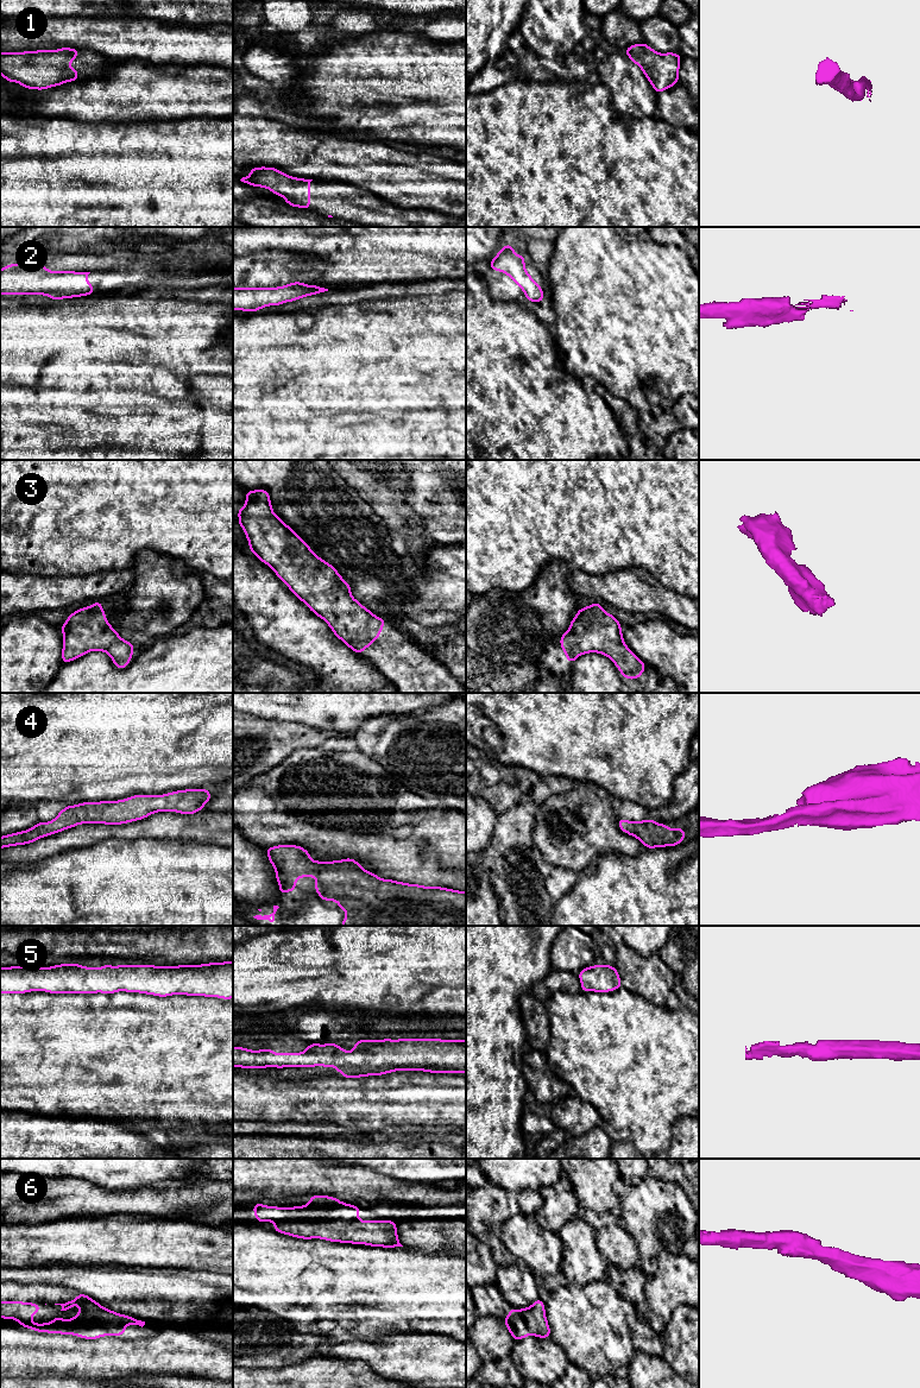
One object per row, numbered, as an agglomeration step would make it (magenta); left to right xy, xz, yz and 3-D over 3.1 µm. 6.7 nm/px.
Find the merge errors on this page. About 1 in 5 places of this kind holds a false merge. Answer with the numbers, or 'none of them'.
none of them

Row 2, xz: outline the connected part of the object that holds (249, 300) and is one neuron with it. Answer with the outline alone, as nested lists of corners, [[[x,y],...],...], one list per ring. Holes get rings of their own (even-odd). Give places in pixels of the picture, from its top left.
[[[302,282],[277,288],[233,288],[233,310],[258,311],[269,305],[282,305],[284,302],[297,301],[324,291],[328,289],[305,285]]]

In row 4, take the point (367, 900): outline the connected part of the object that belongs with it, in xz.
[[[297,845],[267,847],[266,854],[276,871],[281,895],[294,891],[298,878],[315,877],[316,885],[314,889],[320,898],[323,901],[336,901],[338,907],[346,911],[346,917],[341,926],[466,926],[466,891],[383,879],[373,872],[363,869],[361,865],[352,858],[327,863],[311,860],[309,851]]]

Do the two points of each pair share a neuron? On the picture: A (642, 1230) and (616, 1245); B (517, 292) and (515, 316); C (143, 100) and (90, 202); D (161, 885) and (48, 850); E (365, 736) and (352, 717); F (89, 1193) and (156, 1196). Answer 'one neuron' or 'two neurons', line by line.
A: two neurons
B: two neurons
C: two neurons
D: two neurons
E: two neurons
F: one neuron

